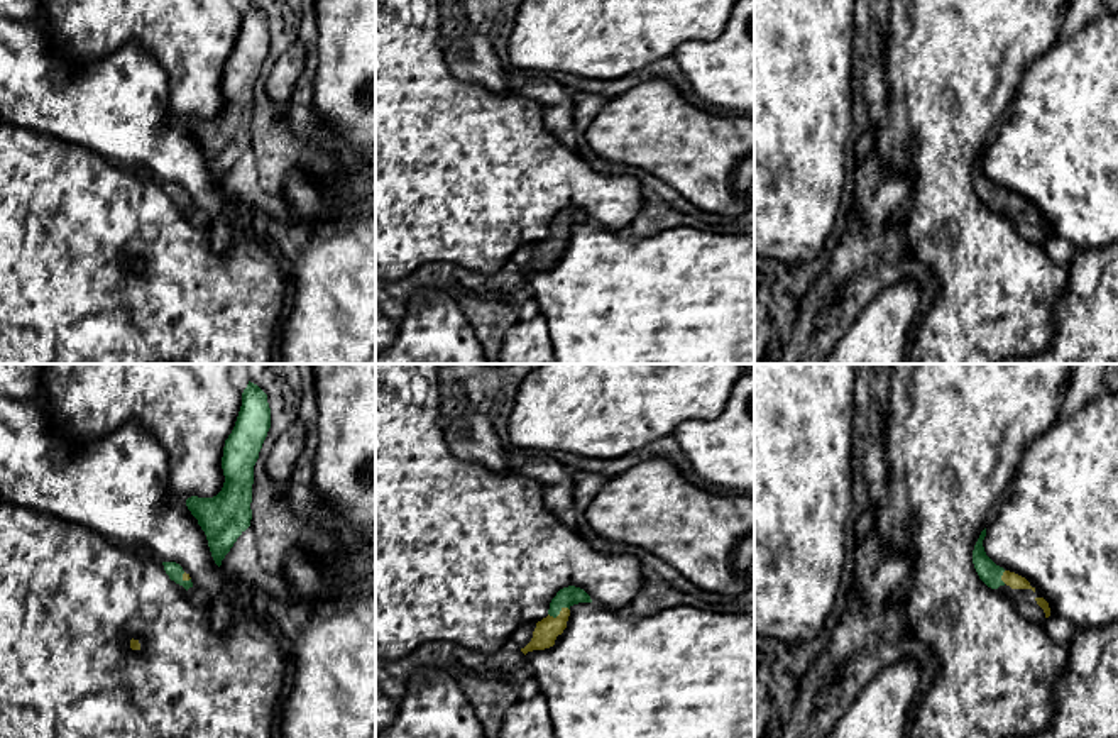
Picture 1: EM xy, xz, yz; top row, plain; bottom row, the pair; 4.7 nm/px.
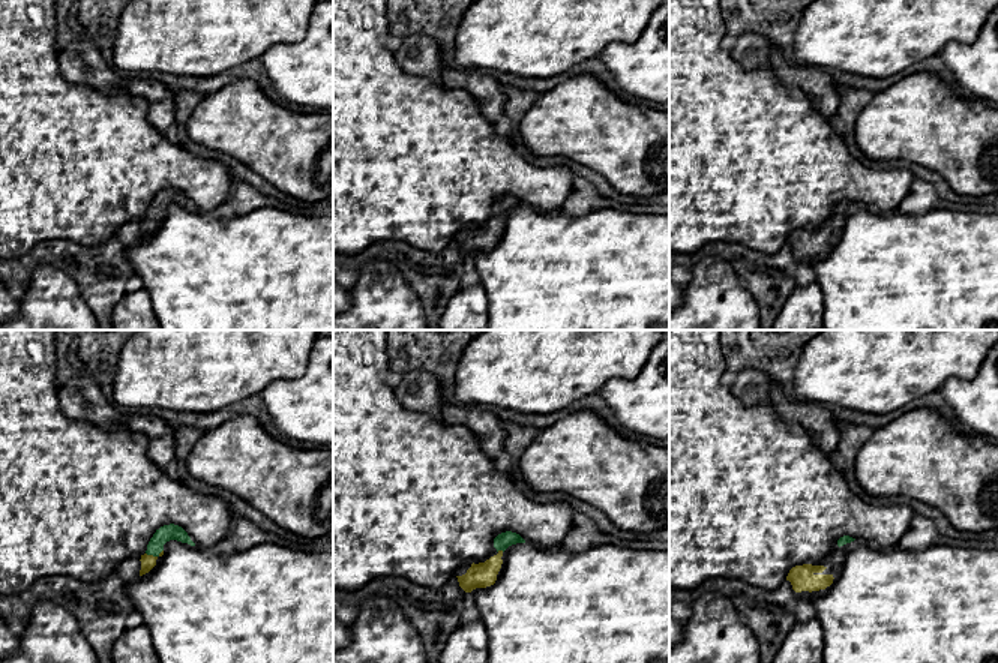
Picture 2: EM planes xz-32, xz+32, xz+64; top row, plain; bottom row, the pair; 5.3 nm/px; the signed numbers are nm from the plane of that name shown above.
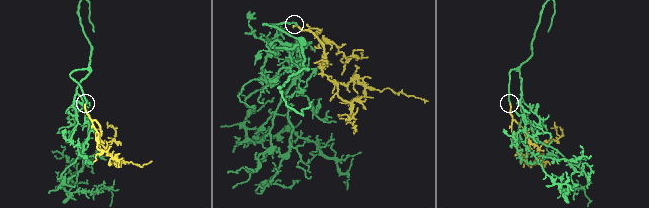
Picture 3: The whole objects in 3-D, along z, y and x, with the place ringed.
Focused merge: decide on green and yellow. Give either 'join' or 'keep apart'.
join

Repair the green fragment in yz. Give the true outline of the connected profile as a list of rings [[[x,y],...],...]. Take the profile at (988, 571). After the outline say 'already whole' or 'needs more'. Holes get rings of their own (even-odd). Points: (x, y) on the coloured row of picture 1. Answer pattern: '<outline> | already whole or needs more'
[[[986,528],[981,531],[973,550],[973,564],[979,579],[991,589],[998,589],[1000,586],[1006,584],[1011,589],[1032,589],[1035,592],[1035,587],[1032,587],[1025,577],[1005,570],[986,555],[983,547],[984,537],[986,537]]] | needs more

